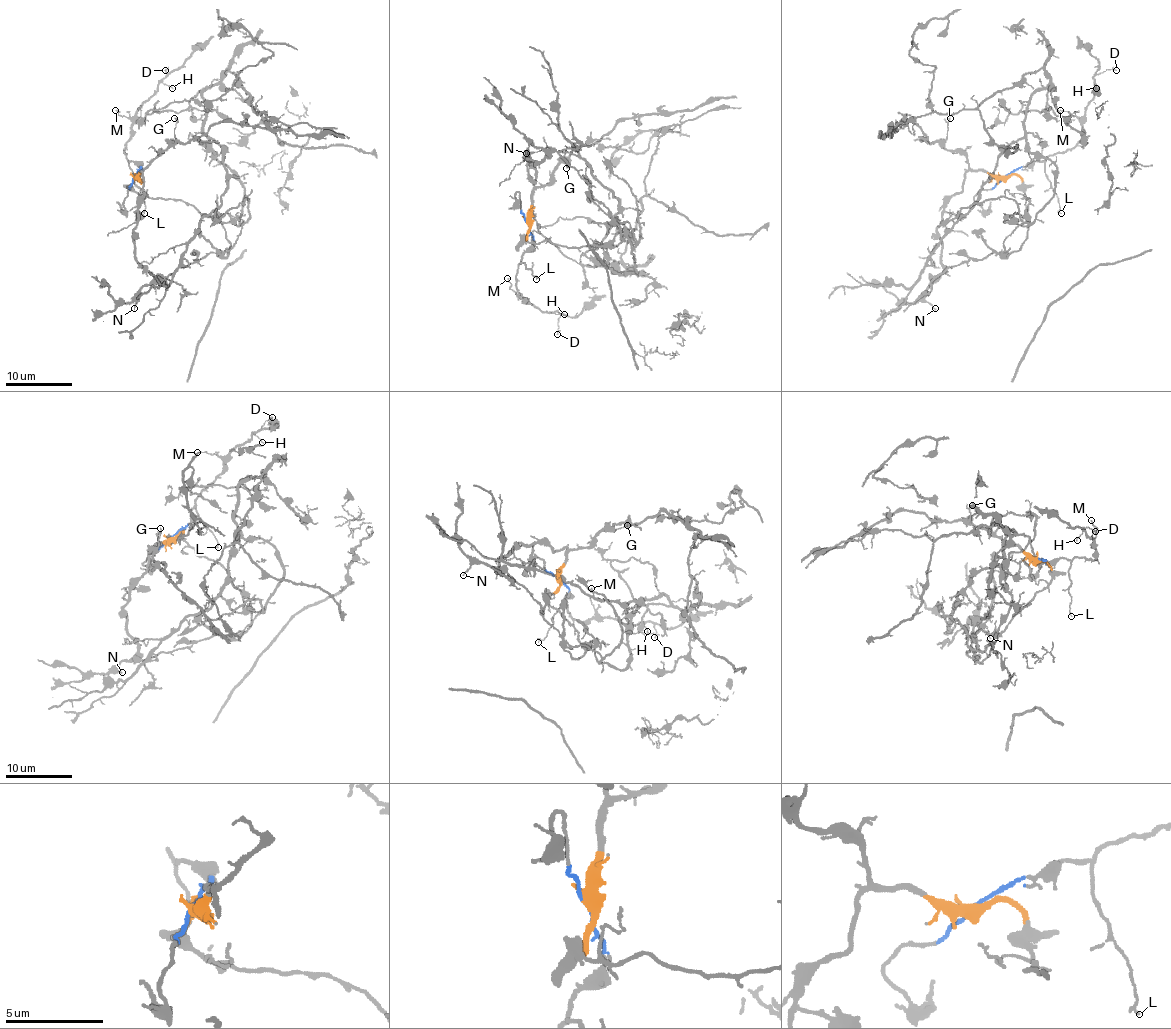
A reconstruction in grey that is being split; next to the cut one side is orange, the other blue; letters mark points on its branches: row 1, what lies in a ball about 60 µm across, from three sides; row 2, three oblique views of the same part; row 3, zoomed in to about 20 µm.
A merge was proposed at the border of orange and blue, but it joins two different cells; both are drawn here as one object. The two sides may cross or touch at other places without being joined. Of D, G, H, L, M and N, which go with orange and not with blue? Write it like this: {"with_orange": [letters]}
{"with_orange": ["G", "N"]}

